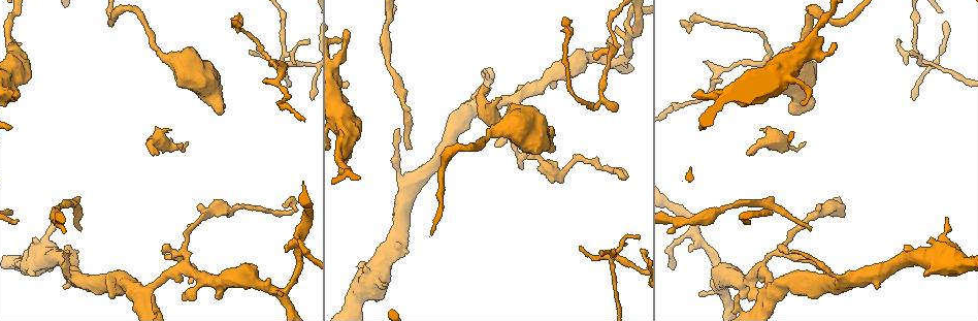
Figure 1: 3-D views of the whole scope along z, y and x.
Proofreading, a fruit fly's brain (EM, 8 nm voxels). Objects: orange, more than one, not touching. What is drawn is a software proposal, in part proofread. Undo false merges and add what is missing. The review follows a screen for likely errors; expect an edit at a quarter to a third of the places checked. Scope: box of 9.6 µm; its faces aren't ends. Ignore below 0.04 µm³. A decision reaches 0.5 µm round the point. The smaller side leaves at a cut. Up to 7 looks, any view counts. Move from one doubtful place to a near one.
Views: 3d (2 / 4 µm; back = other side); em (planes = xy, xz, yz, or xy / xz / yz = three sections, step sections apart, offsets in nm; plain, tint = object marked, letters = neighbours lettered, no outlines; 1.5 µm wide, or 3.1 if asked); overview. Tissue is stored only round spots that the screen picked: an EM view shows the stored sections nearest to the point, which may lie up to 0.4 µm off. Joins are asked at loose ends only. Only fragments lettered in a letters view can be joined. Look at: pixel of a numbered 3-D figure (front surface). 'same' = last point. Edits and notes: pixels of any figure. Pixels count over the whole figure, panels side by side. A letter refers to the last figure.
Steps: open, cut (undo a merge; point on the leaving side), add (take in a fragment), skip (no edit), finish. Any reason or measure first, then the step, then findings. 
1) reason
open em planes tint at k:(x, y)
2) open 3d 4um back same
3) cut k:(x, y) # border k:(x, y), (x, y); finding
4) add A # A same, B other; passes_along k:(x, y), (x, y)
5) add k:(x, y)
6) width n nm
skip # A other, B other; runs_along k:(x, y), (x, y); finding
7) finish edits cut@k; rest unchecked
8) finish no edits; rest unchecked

branch stops here
open 3d 2um at 1:(342, 40)

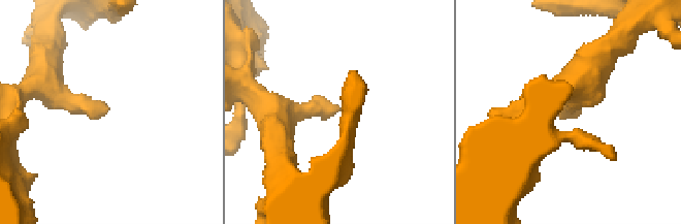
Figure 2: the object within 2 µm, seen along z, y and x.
open em planes letters at 2:(576, 111)

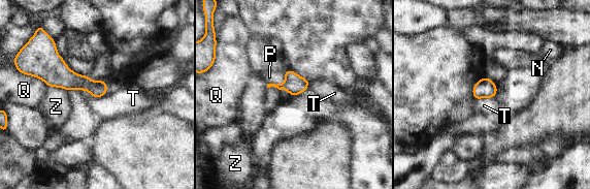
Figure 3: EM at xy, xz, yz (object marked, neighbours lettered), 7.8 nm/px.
width 130 nm
skip # N other, P other, Q other, T other, Z other; border 3:(495, 95), (476, 100); none of them fits

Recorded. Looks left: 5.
sharp bend
open 3d 2um at 1:(456, 149)

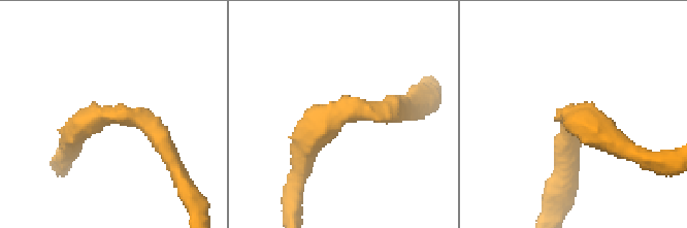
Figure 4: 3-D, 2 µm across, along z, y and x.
arm_widths 180, 190 nm; need the tissue
open em planes plain at 4:(568, 115)

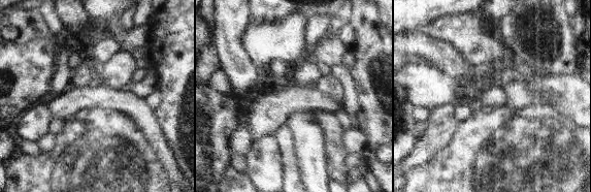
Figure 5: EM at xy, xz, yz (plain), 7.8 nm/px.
open em planes letters same

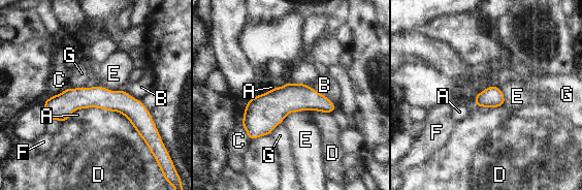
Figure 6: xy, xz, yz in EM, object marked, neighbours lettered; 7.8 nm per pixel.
skip # A other, B other, C other, D other, E other, F other, G other; border 6:(85, 108), (121, 113), (147, 145); one neuron here

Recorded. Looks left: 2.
free end
open 3d 4um at 1:(836, 42)

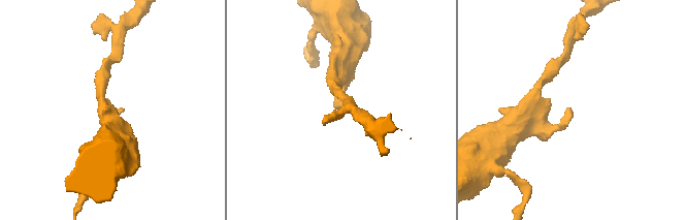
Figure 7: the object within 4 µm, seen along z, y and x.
need the tissue
open em planes letters at 7:(569, 108)

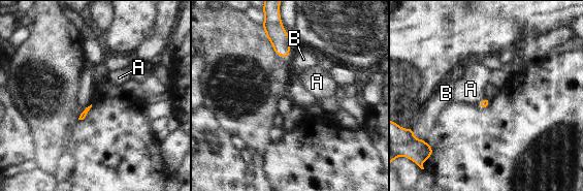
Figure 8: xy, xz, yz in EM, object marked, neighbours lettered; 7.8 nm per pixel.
longest_contact A 100 nm
skip # A other, B other; border 8:(485, 96), (477, 104); none of them fits

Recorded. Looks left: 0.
finish no edits; rest unchecked

